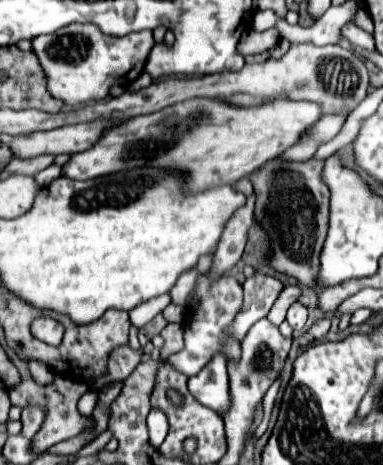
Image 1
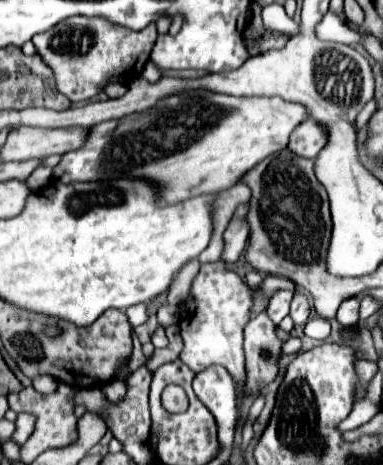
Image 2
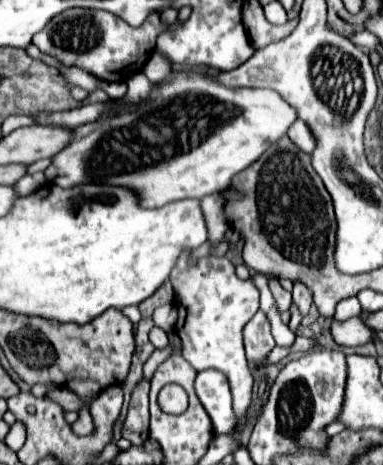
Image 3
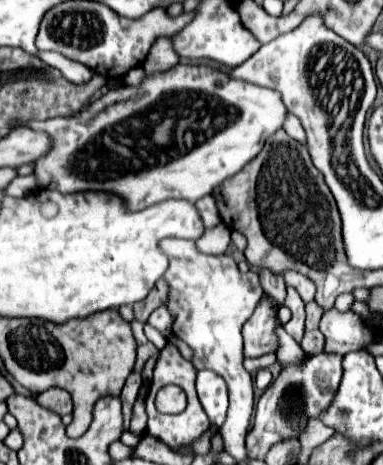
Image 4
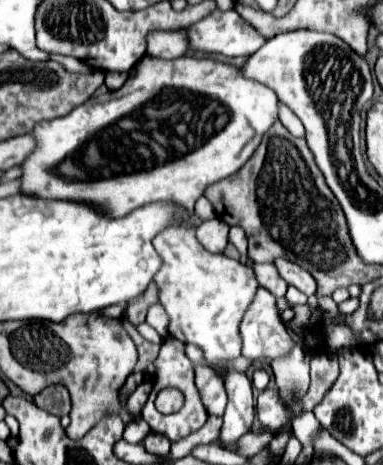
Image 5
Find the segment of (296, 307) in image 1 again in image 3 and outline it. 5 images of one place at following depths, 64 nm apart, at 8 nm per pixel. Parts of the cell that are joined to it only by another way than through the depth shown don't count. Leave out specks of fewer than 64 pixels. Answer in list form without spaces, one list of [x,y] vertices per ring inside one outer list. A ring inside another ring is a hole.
[[[294,282],[294,292],[292,294],[294,294],[294,304],[298,306],[300,314],[306,316],[310,312],[310,306],[312,306],[312,292],[304,284]]]

